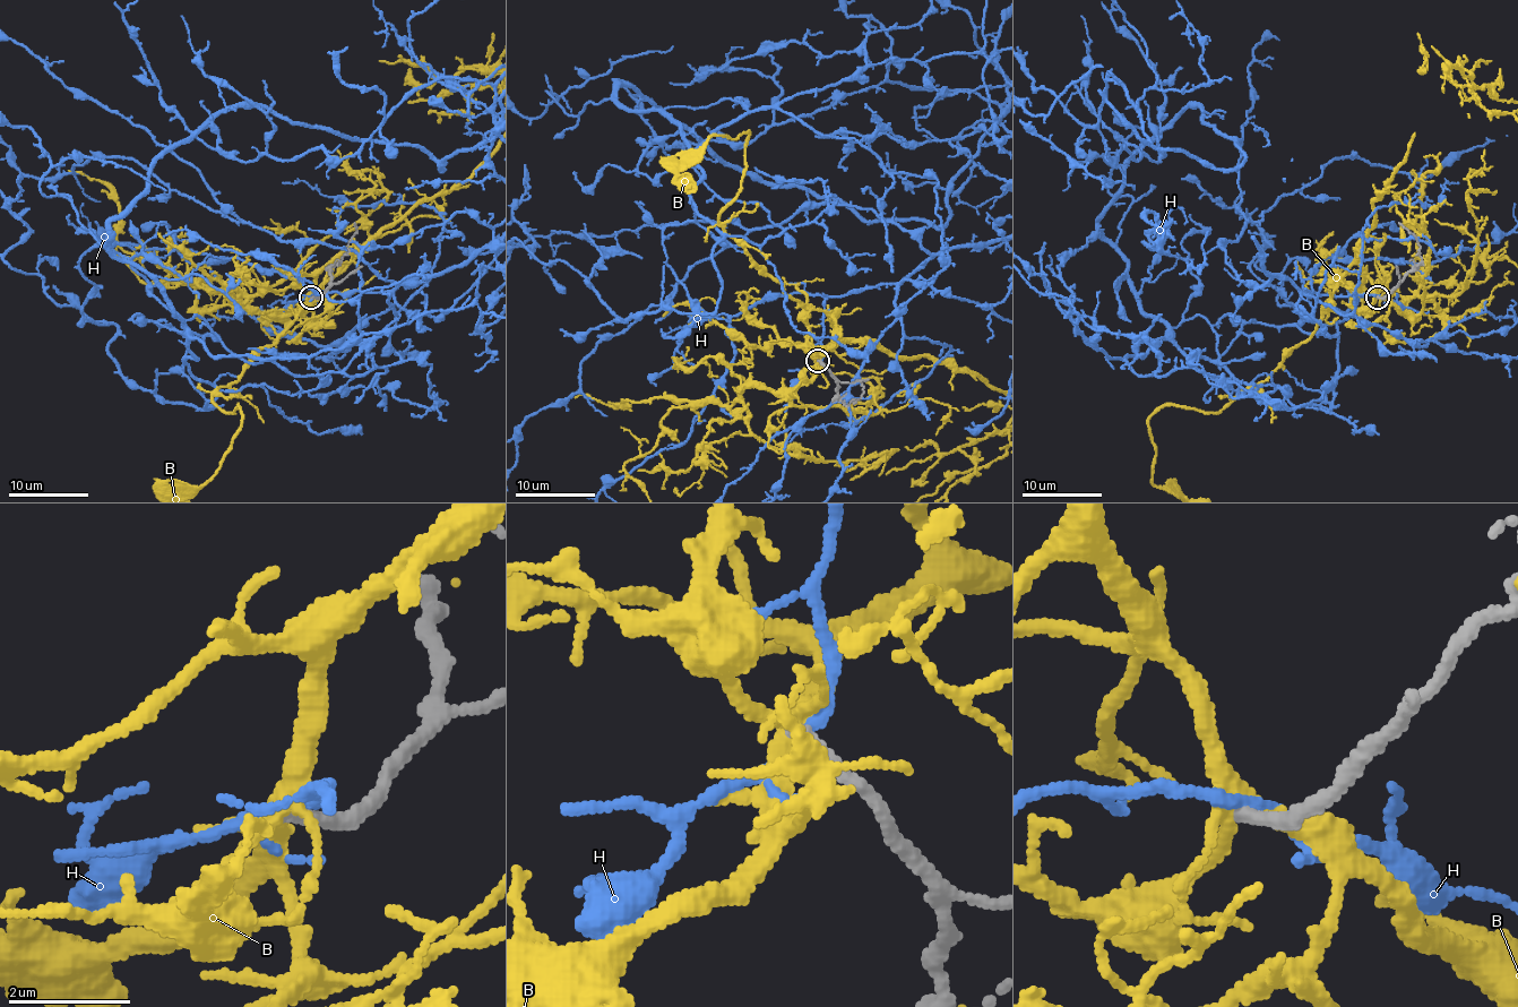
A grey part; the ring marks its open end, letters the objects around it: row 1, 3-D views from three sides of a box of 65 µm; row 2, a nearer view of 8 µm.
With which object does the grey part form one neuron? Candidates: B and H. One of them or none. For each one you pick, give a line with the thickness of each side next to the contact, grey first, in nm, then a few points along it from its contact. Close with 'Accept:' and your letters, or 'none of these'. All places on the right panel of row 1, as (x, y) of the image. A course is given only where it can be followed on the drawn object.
Accept: none of these

